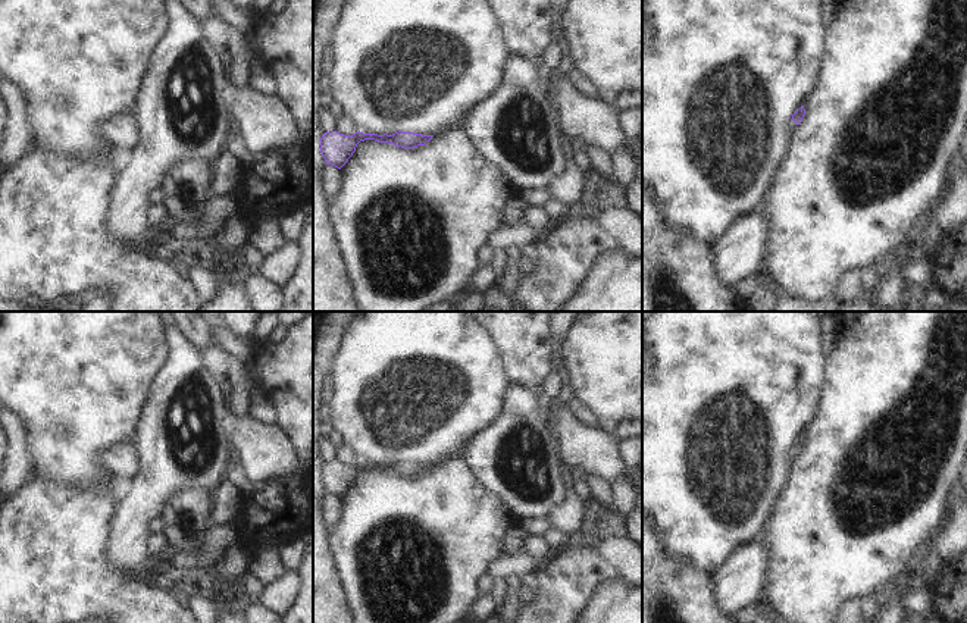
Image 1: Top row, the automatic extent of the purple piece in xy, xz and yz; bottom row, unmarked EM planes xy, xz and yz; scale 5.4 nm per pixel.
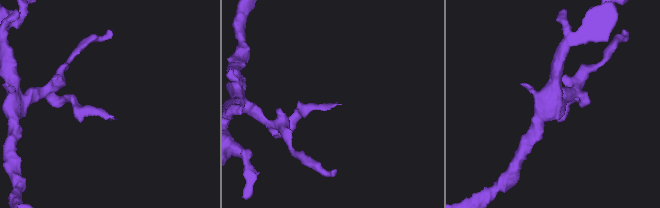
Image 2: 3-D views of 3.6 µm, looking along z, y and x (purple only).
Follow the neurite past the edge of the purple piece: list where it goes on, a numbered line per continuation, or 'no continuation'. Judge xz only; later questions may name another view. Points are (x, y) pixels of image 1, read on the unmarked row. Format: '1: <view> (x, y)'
no continuation

